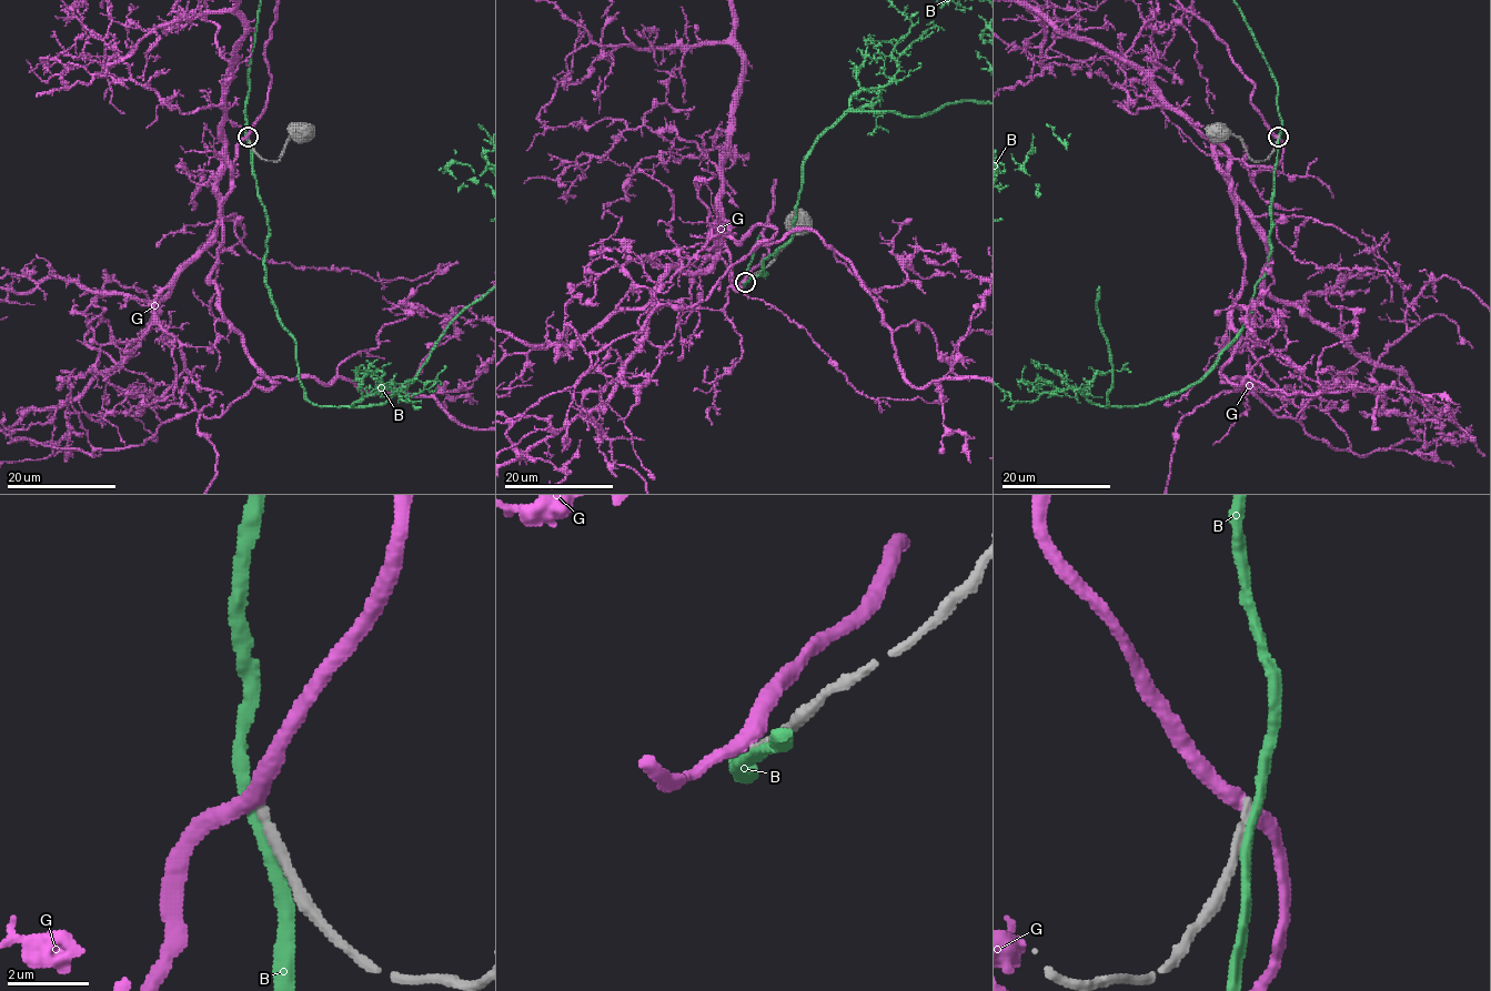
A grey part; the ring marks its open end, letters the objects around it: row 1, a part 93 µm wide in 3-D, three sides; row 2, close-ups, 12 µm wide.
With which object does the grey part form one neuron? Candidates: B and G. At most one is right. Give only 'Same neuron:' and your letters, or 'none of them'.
Same neuron: none of them

